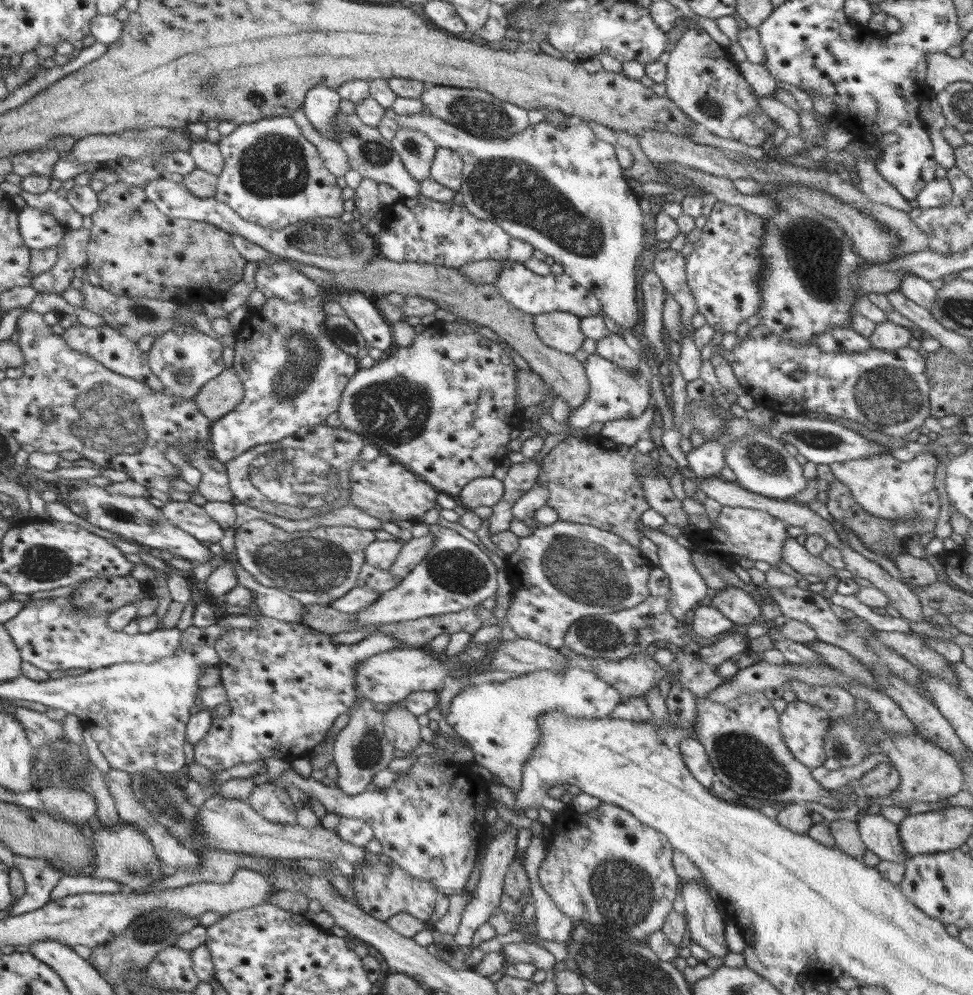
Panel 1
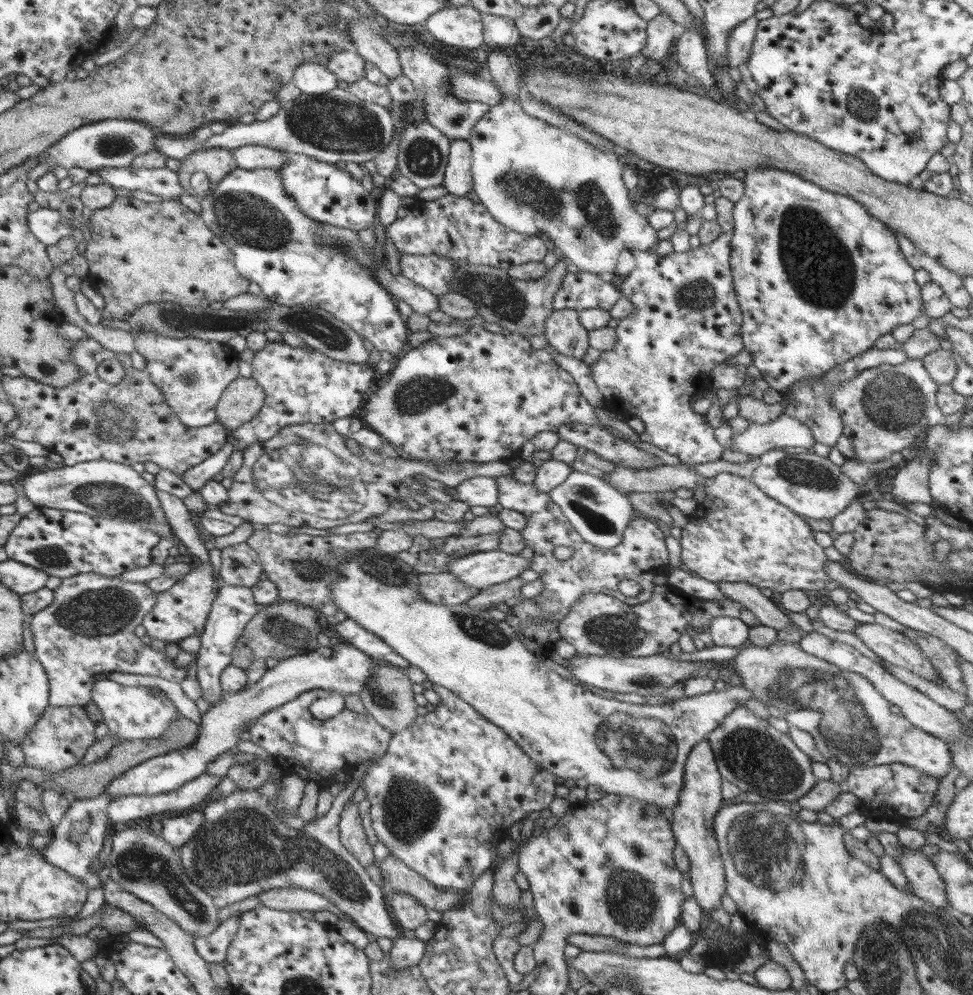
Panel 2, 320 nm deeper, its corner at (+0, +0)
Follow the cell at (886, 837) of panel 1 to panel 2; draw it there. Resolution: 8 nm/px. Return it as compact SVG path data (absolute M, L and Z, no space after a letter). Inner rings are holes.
M905 847L898 862L906 875L908 889L912 894L936 908L949 910L946 885L927 856L924 856L918 849Z

